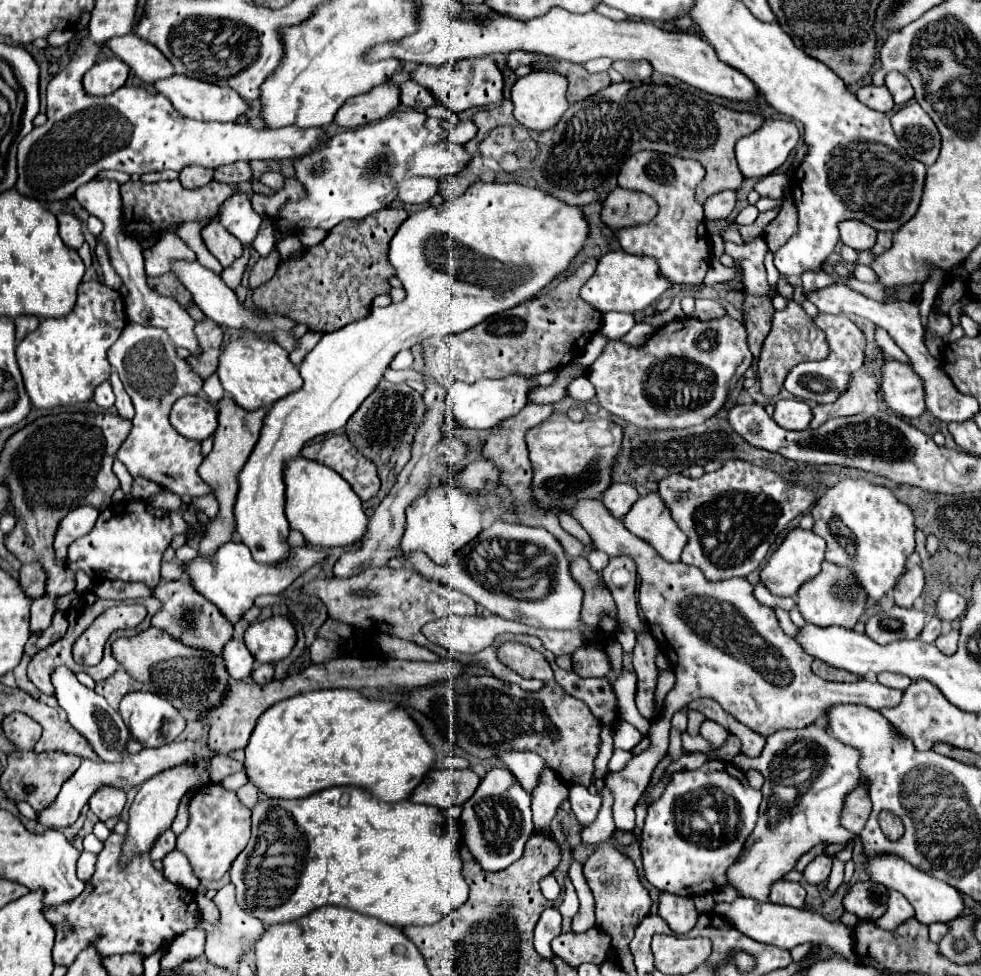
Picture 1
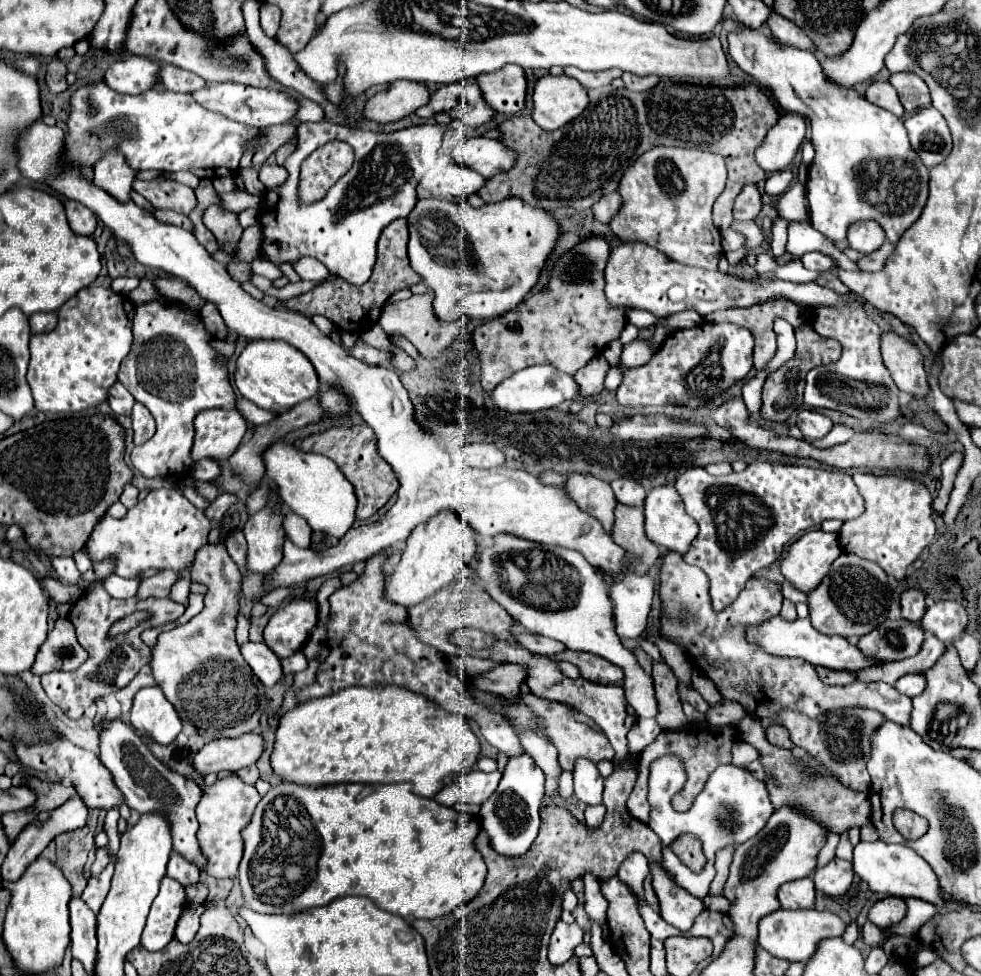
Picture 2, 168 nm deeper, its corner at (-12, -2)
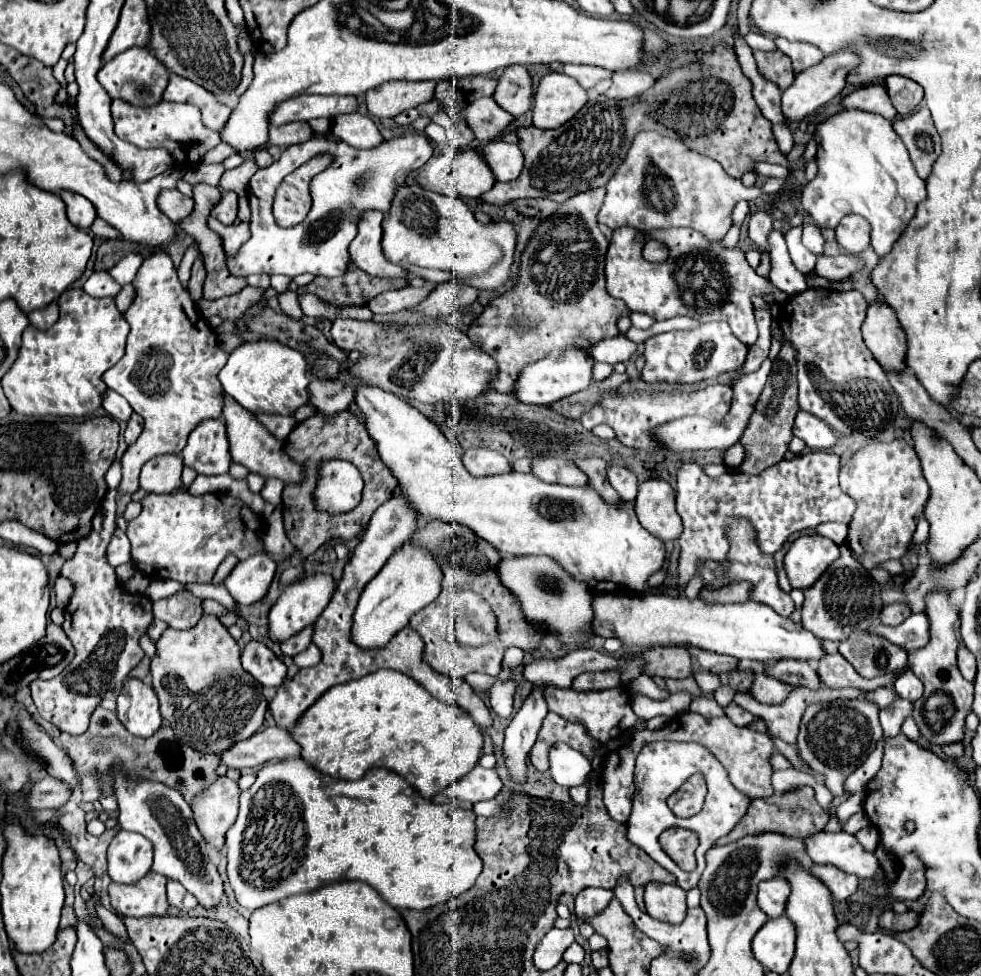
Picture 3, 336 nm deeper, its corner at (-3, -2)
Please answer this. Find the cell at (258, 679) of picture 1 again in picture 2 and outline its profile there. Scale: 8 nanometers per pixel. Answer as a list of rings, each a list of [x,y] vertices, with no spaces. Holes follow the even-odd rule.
[[[303,650],[295,652],[295,654],[289,656],[289,658],[283,658],[281,664],[283,664],[283,672],[285,672],[285,674],[289,674],[289,672],[301,672],[301,670],[305,670],[305,668],[309,666]]]

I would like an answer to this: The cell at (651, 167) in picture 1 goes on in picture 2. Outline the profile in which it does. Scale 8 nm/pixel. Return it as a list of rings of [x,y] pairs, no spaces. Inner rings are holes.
[[[655,146],[623,174],[619,182],[623,204],[619,214],[611,218],[609,228],[621,242],[645,242],[679,264],[717,268],[723,248],[721,232],[711,220],[711,206],[723,192],[725,182],[727,166],[719,154]]]

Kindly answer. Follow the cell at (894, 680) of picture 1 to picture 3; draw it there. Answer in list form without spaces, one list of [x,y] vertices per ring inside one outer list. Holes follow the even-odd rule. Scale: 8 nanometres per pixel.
[[[908,672],[908,674],[900,674],[894,680],[894,690],[898,692],[900,698],[906,698],[910,702],[914,702],[916,698],[920,698],[922,694],[922,682],[916,678],[916,674]]]

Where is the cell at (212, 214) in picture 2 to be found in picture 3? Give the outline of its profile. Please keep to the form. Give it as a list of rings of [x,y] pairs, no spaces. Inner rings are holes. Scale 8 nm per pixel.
[[[224,192],[222,200],[216,204],[216,208],[212,208],[210,216],[220,220],[224,226],[230,226],[236,220],[236,204],[238,204],[238,196],[234,192]]]

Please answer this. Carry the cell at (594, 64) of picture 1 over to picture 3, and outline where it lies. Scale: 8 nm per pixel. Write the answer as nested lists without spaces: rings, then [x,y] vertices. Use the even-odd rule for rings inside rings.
[[[566,64],[564,66],[564,74],[572,76],[574,80],[578,80],[578,84],[582,88],[592,88],[596,86],[596,82],[604,80],[604,78],[612,78],[610,70],[604,68],[594,68],[594,66],[574,66],[574,64]]]

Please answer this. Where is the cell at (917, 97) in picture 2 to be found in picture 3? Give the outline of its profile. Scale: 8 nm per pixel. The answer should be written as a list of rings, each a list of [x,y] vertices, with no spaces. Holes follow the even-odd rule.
[[[888,76],[884,80],[886,84],[886,90],[888,90],[888,96],[896,108],[896,112],[900,116],[906,116],[906,114],[912,114],[918,104],[922,102],[924,98],[924,92],[922,88],[910,80],[910,78],[904,78],[904,76]]]

